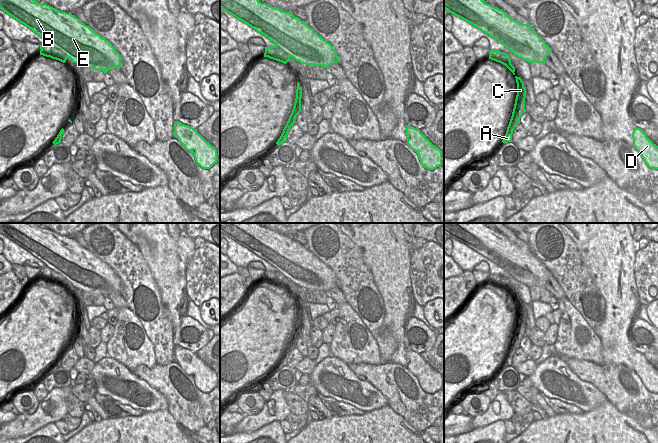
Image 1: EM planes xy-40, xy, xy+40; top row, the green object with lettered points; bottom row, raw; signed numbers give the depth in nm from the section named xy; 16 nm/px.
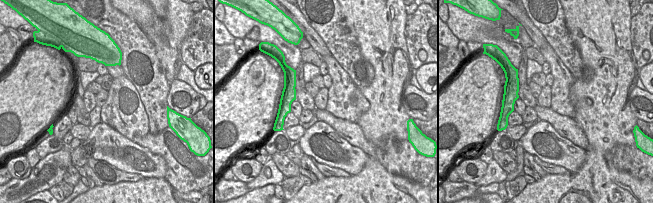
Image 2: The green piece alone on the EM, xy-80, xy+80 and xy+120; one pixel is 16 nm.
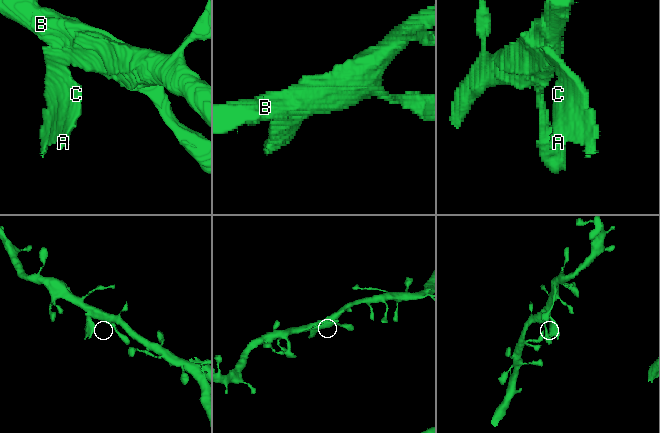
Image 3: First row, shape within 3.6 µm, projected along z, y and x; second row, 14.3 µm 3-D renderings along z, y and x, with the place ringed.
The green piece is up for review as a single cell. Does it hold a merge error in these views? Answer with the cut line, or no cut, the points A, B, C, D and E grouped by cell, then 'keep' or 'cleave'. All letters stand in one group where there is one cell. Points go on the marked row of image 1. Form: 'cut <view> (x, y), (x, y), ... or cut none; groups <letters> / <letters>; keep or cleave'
cut xy (264, 56), (291, 56); groups A C / B D E; cleave

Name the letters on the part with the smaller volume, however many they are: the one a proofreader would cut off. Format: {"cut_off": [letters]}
{"cut_off": ["A", "C"]}

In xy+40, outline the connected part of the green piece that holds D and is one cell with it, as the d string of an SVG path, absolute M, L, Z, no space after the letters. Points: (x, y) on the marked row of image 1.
M635 127L632 133L633 146L640 153L646 165L658 169L658 146L654 144L640 128Z

